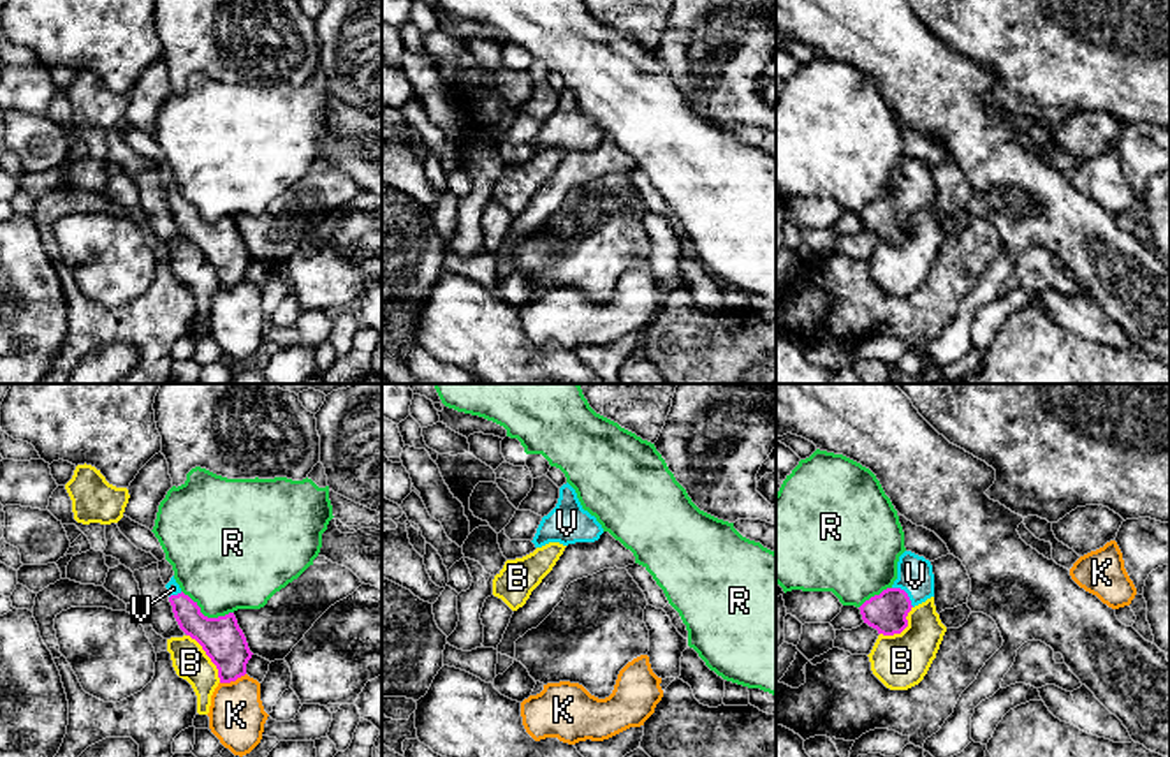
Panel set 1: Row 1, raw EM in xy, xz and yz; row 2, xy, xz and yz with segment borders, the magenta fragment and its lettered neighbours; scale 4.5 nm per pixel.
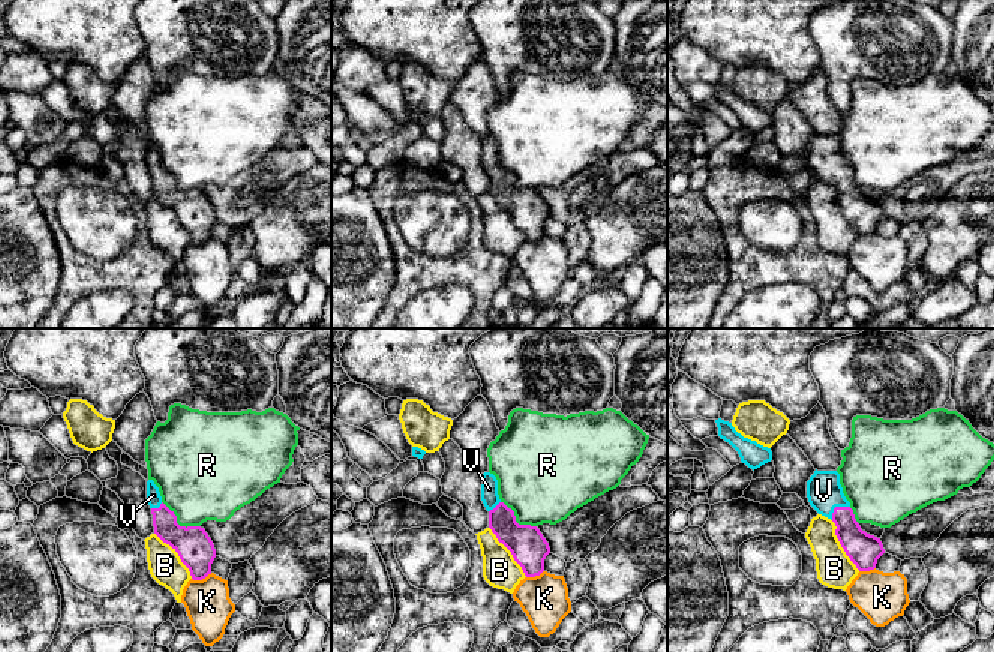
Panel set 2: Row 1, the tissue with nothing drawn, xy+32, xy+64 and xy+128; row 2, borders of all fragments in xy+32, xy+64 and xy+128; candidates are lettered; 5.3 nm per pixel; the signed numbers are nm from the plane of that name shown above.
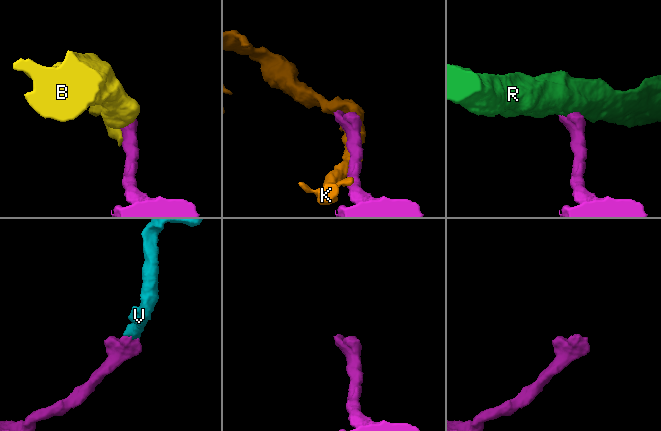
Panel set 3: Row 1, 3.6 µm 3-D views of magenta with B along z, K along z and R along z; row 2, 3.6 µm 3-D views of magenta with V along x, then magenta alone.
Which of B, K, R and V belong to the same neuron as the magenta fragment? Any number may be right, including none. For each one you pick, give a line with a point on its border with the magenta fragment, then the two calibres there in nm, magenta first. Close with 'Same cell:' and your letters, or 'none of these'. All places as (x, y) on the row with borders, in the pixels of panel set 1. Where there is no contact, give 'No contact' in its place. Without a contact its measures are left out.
V: Touches magenta at yz (906, 594). Thickness 180 nm (magenta) against 160 nm
Same cell: V

